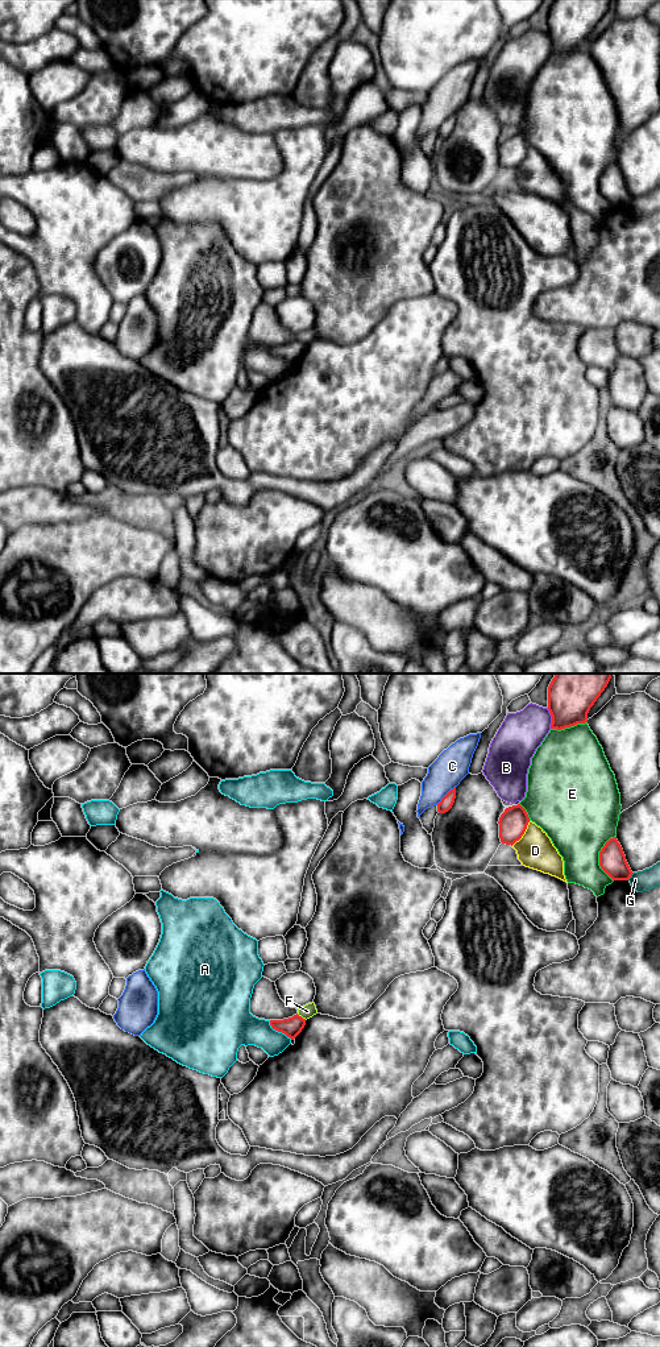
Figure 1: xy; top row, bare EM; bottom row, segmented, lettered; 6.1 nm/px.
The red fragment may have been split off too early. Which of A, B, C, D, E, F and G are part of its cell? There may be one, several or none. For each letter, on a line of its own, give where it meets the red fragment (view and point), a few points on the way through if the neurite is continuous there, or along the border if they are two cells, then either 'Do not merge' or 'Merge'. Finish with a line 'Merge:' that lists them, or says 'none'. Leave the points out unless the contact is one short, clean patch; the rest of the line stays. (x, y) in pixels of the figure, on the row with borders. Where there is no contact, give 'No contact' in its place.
A: Touches red at xy (278, 1031). Do not merge
B: Touches red at xy (552, 718). Do not merge
C: Touches red at xy (445, 795). Do not merge
D: Touches red at xy (523, 833). Do not merge
E: Touches red at xy (600, 857). Do not merge
F: Touches red at xy (301, 1016). Do not merge
G: Touches red at xy (630, 877). Do not merge
Merge: none

